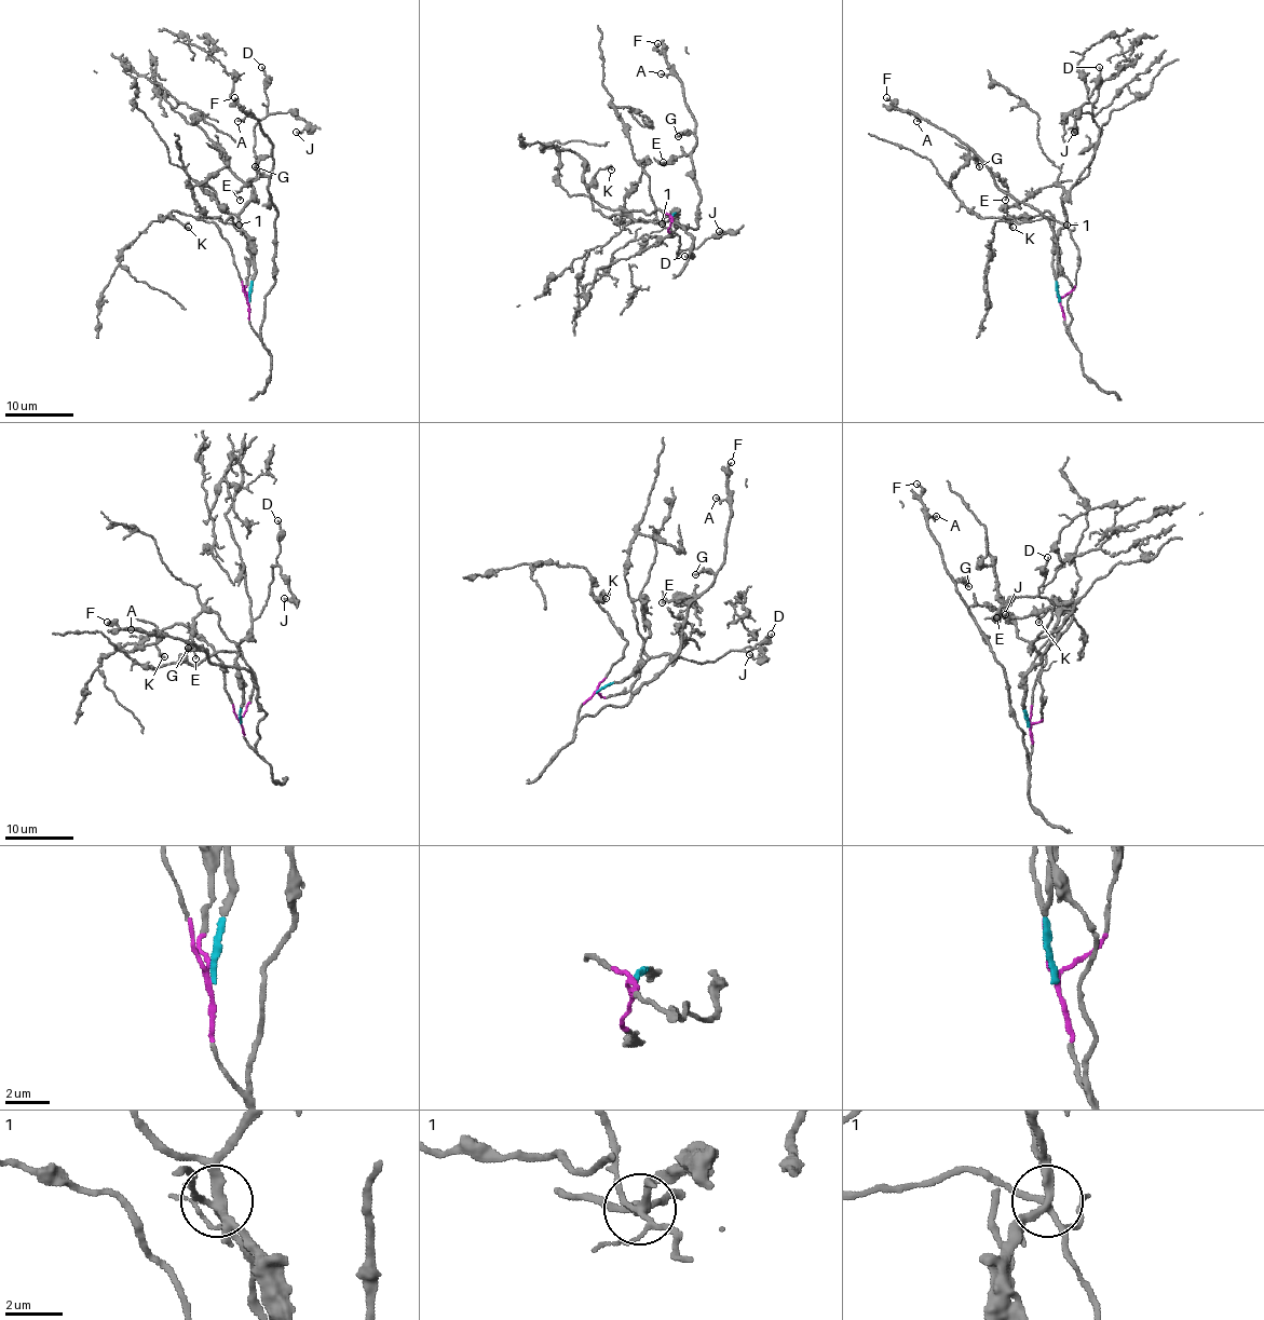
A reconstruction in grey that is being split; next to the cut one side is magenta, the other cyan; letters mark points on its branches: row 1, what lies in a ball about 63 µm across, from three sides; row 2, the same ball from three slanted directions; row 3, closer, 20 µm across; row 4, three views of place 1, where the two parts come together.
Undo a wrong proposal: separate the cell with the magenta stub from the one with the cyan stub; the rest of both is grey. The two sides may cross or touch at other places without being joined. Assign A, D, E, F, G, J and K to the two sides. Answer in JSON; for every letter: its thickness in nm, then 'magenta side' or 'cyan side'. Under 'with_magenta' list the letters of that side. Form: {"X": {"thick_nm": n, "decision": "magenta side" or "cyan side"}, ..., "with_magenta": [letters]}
{"A": {"thick_nm": 110, "decision": "magenta side"}, "D": {"thick_nm": 160, "decision": "cyan side"}, "E": {"thick_nm": 150, "decision": "magenta side"}, "F": {"thick_nm": 180, "decision": "magenta side"}, "G": {"thick_nm": 140, "decision": "magenta side"}, "J": {"thick_nm": 180, "decision": "cyan side"}, "K": {"thick_nm": 160, "decision": "magenta side"}, "with_magenta": ["A", "E", "F", "G", "K"]}

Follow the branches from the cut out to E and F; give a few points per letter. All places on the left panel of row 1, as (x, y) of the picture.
E: (247, 300), (257, 332), (274, 281), (276, 211), (268, 179), (250, 179), (240, 200)
F: (247, 300), (248, 324), (257, 332), (264, 297), (274, 281), (276, 208), (268, 190), (273, 145), (235, 98)

